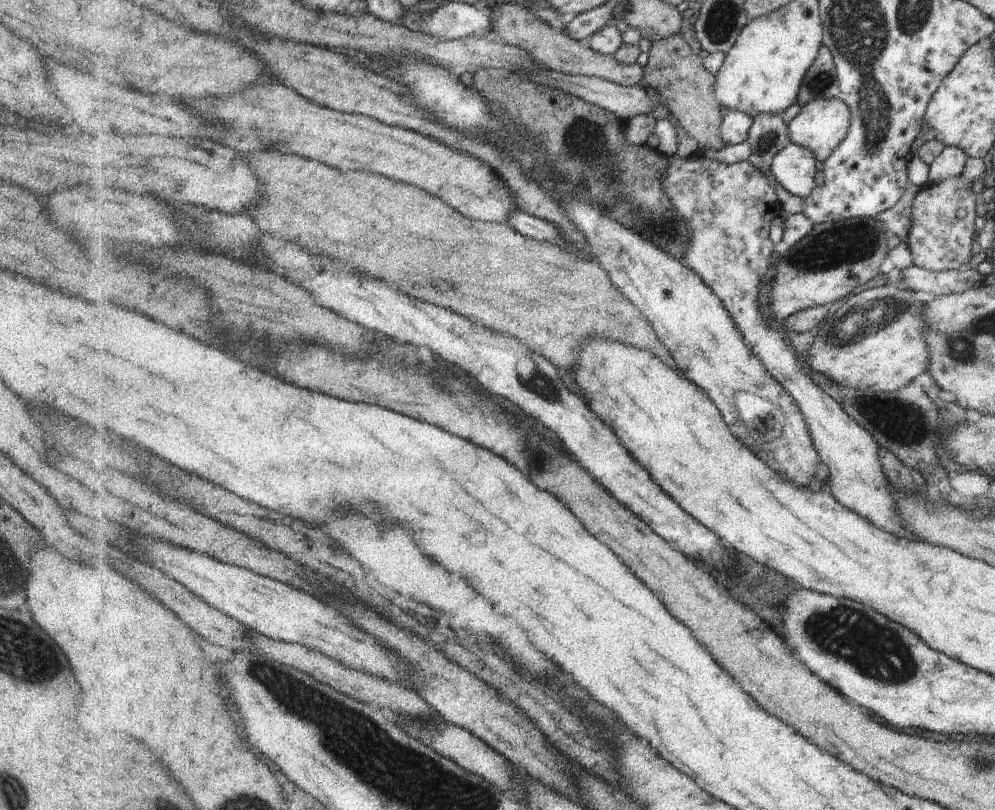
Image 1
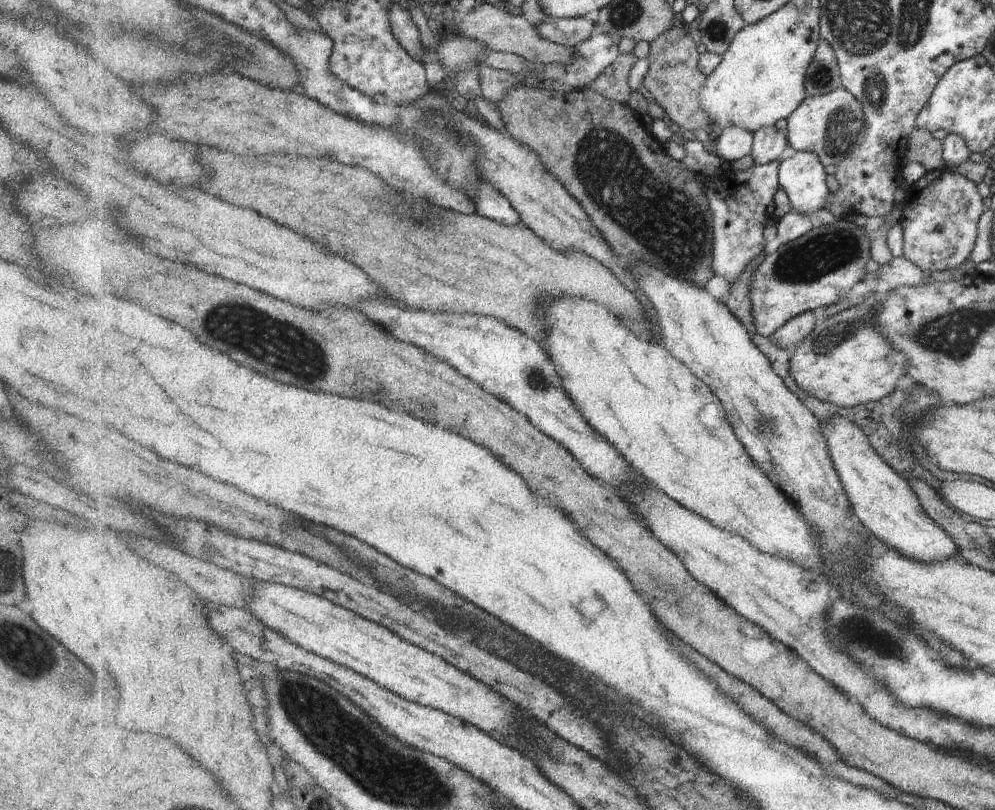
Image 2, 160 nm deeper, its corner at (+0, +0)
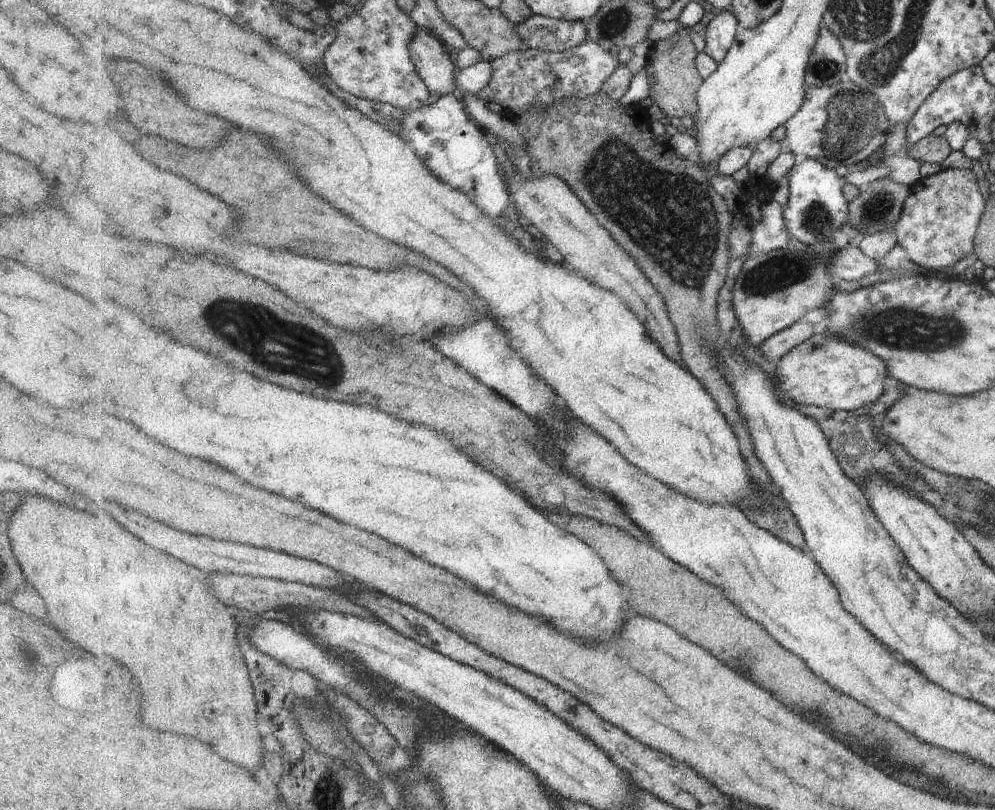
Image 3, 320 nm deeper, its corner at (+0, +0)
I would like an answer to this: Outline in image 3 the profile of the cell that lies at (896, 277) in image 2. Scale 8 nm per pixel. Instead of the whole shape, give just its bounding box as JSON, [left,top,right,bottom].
[828,243,880,280]

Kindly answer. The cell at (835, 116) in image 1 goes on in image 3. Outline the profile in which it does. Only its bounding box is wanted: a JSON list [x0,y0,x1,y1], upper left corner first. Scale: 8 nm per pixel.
[785,80,889,169]

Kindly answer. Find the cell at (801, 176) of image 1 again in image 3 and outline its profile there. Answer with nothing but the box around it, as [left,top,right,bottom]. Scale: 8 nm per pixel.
[783,159,850,246]

